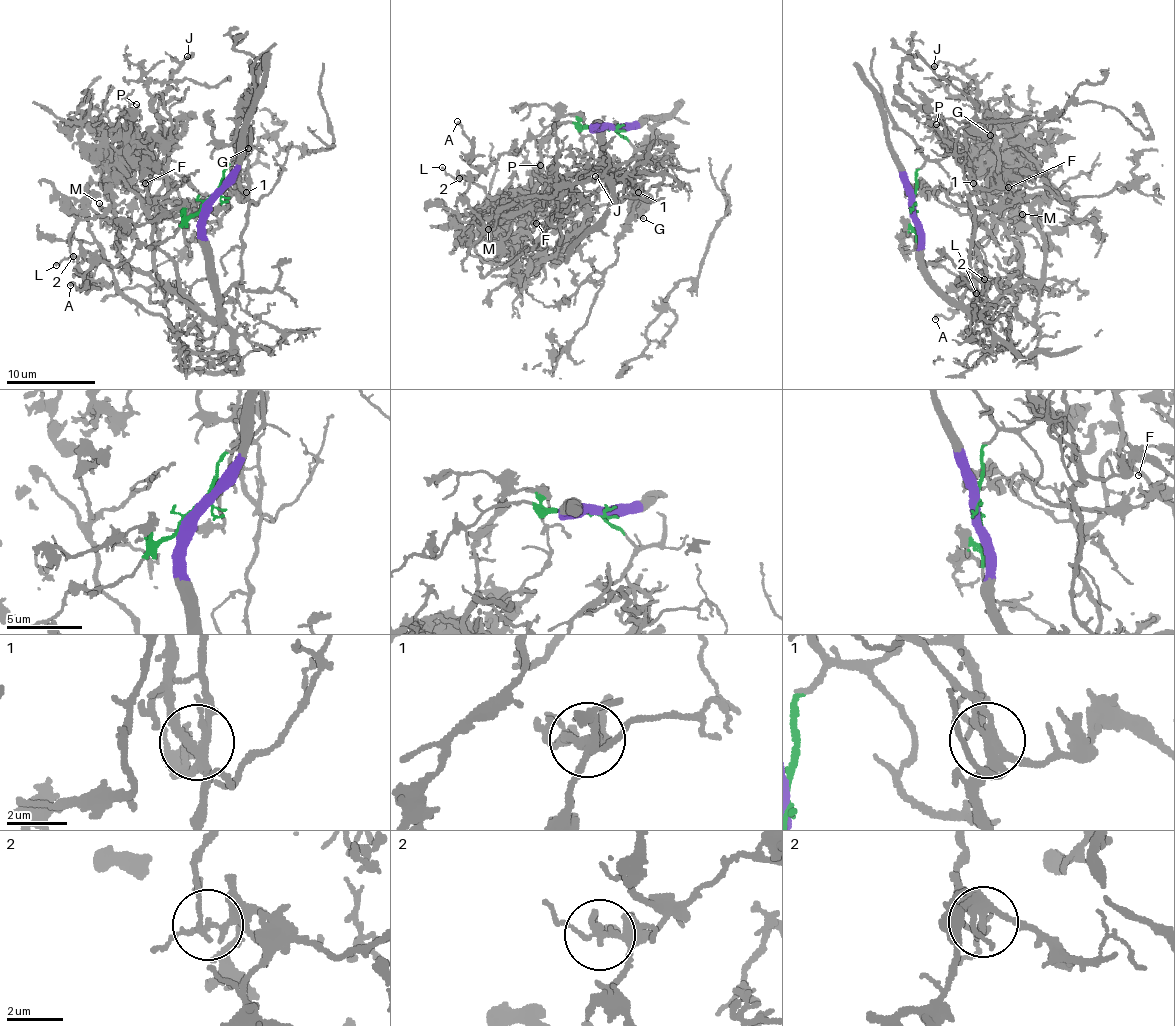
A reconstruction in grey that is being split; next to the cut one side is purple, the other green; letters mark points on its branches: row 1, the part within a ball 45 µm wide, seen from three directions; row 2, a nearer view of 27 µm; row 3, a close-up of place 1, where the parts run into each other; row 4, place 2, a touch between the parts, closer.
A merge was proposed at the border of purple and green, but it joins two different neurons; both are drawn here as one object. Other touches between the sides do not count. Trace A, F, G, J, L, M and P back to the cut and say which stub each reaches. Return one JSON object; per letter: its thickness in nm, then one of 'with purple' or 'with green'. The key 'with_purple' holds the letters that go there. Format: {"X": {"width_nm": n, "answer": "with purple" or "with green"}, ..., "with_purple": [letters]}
{"A": {"width_nm": 240, "answer": "with green"}, "F": {"width_nm": 130, "answer": "with purple"}, "G": {"width_nm": 440, "answer": "with purple"}, "J": {"width_nm": 170, "answer": "with purple"}, "L": {"width_nm": 130, "answer": "with green"}, "M": {"width_nm": 260, "answer": "with purple"}, "P": {"width_nm": 130, "answer": "with purple"}, "with_purple": ["F", "G", "J", "M", "P"]}

